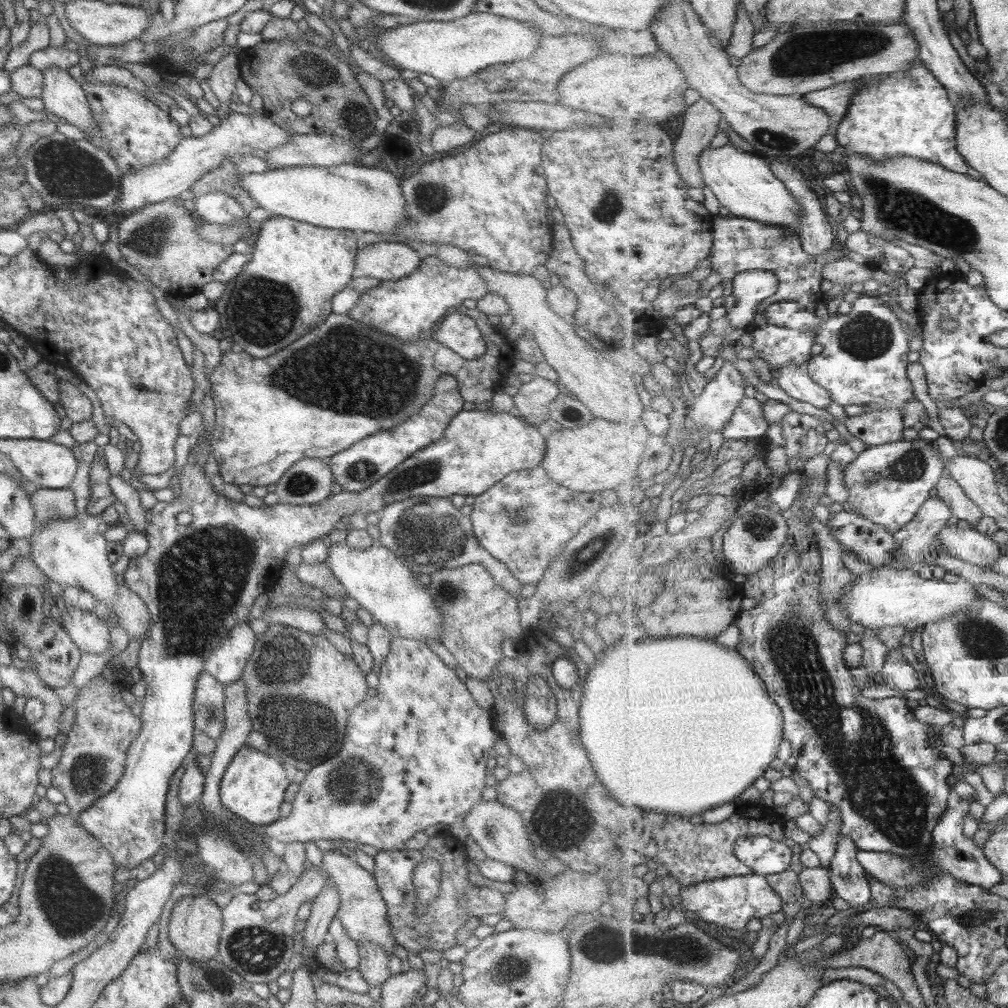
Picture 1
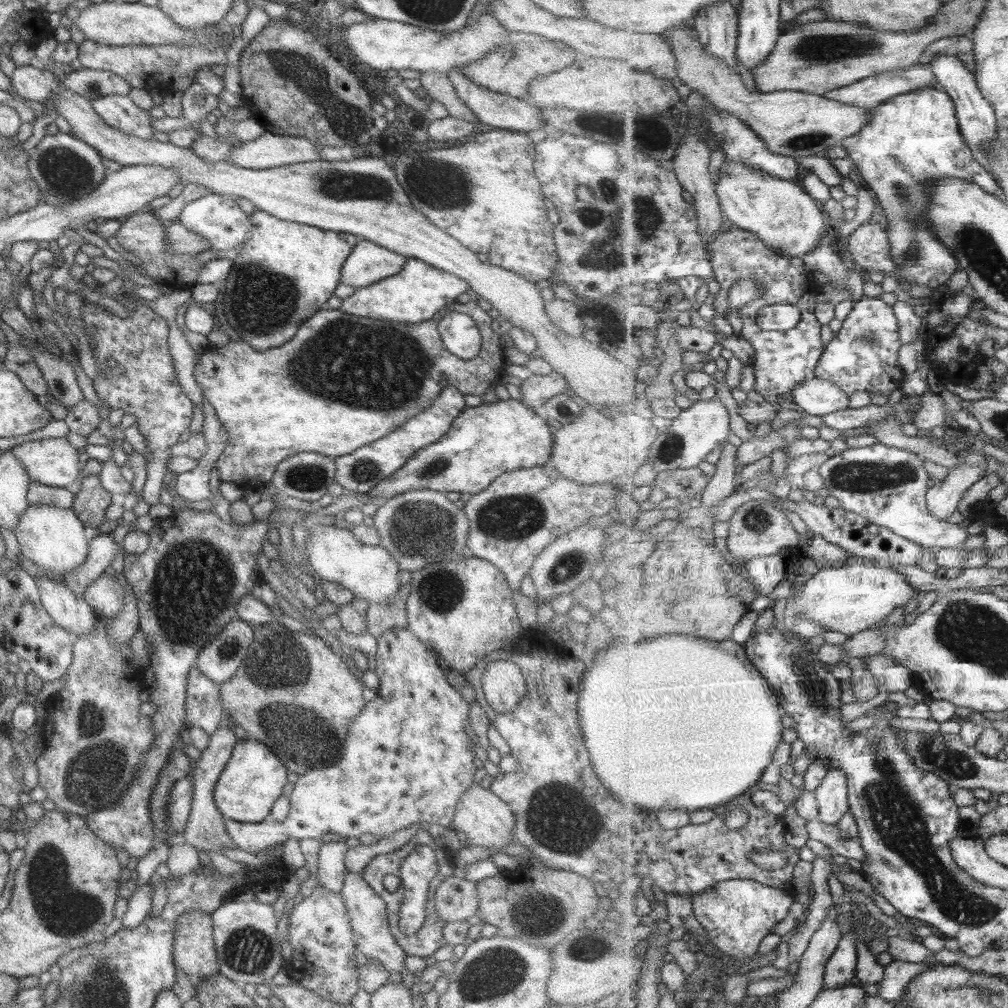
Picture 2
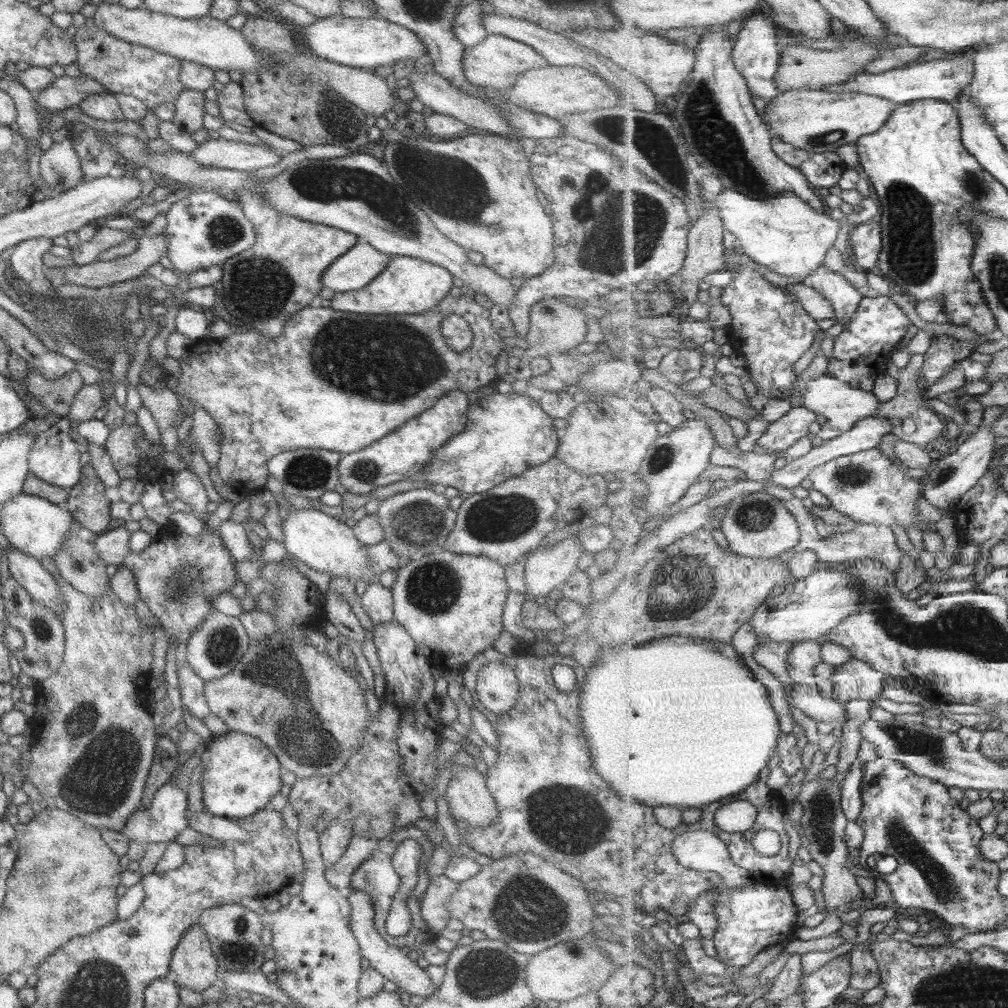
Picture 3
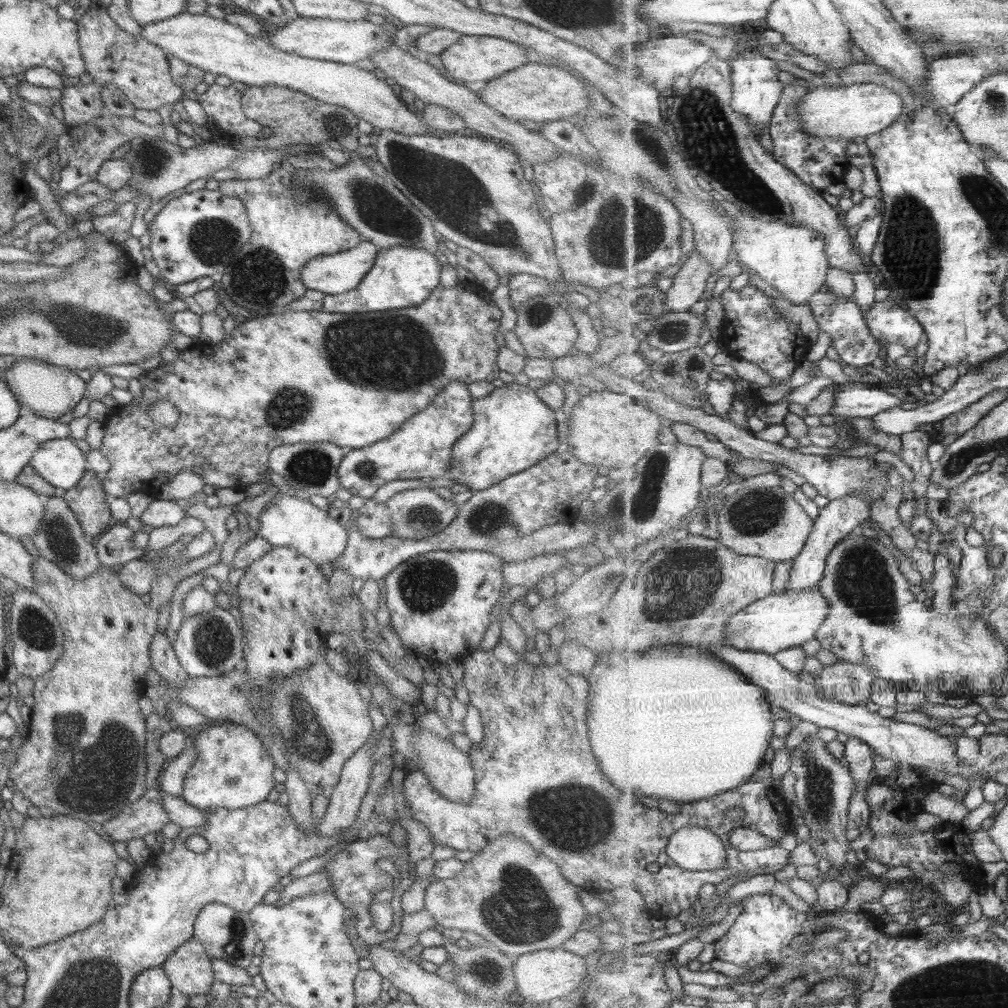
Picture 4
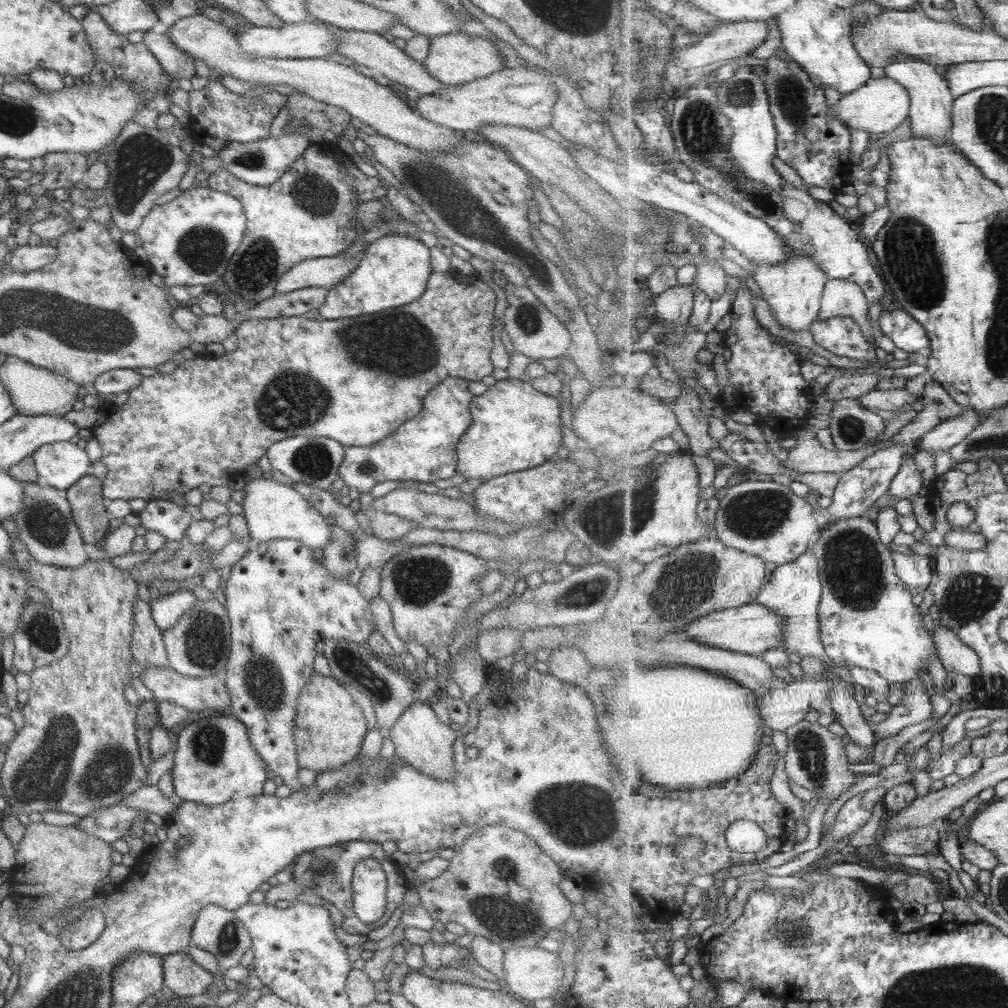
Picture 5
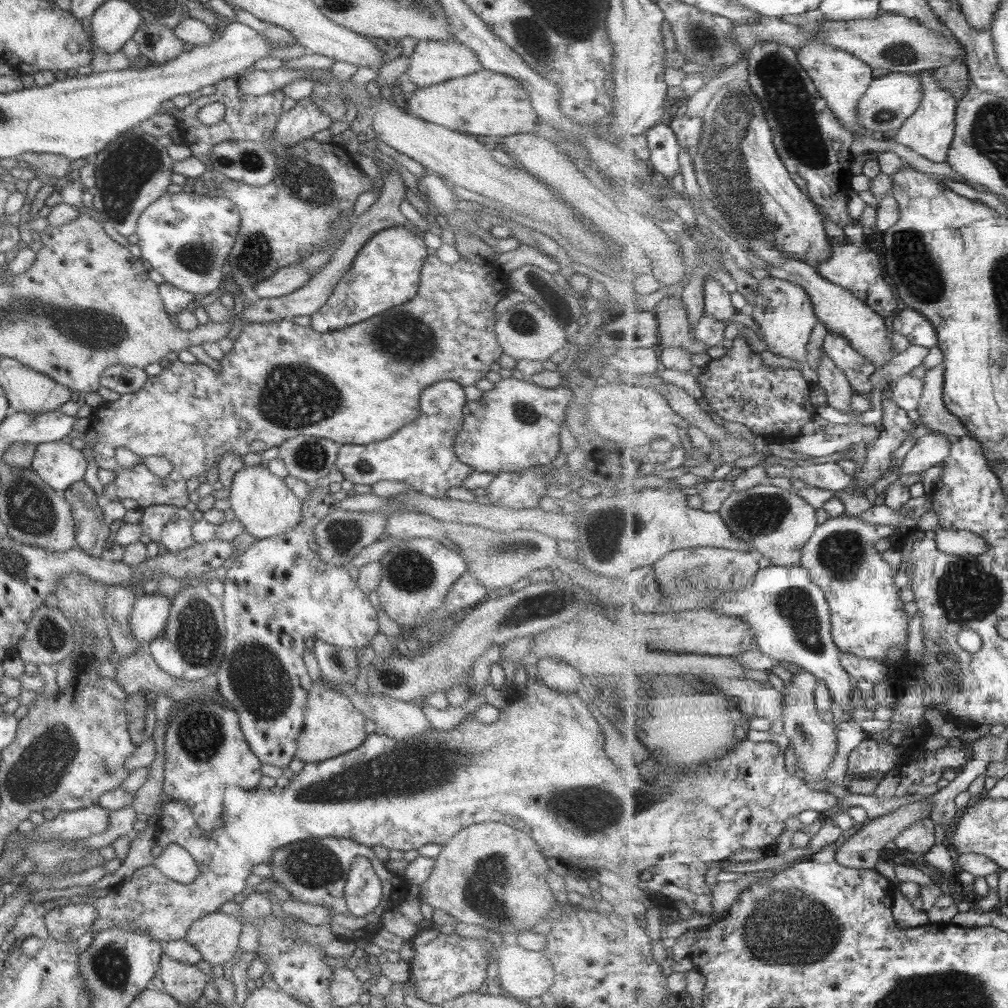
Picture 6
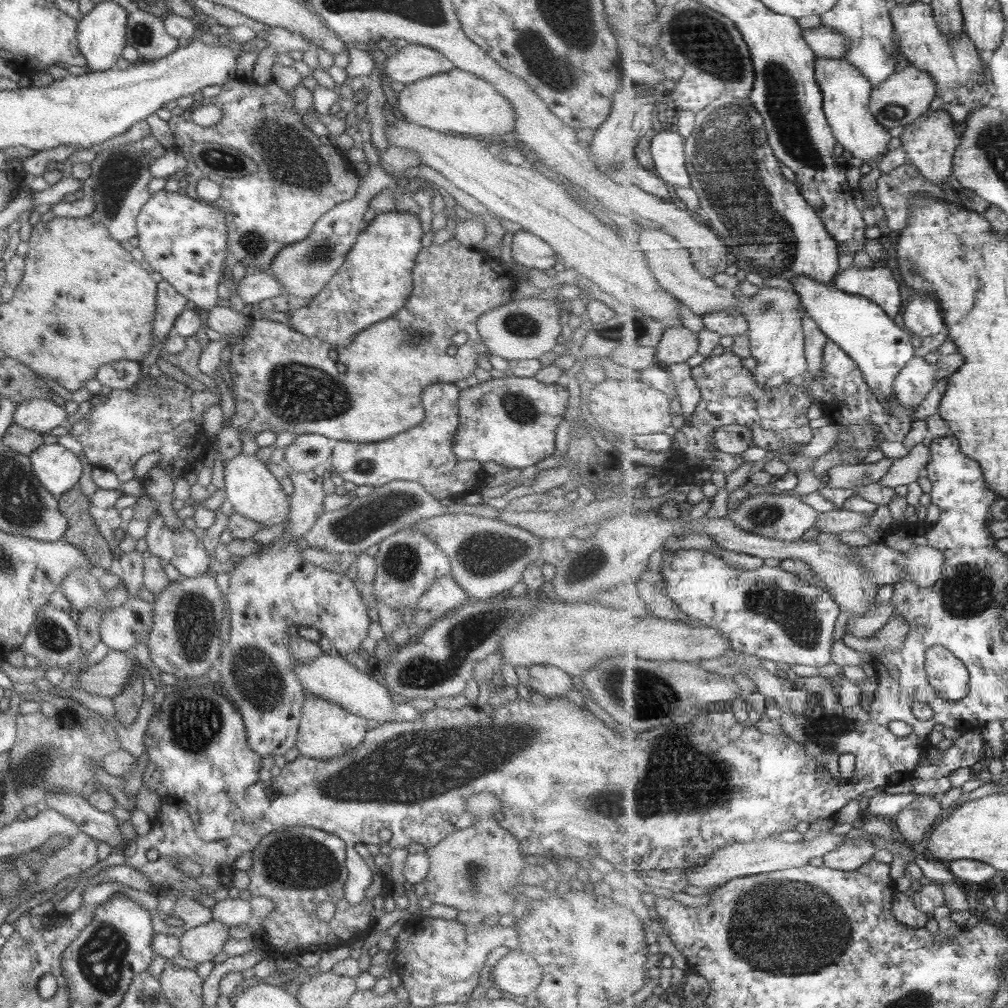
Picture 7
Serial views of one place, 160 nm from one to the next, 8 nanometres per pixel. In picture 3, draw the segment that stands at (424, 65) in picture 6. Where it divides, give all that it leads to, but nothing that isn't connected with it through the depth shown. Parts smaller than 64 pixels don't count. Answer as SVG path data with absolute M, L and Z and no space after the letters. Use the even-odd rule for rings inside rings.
M486 34L479 44L463 49L462 71L465 80L474 87L481 86L481 88L498 90L501 94L511 88L522 72L546 65L545 59L530 46L498 34Z

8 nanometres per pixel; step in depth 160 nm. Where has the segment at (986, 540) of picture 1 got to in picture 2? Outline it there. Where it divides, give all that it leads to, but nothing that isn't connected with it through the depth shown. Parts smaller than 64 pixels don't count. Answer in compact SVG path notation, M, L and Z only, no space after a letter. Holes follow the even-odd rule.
M875 443L860 448L848 448L840 455L831 456L820 467L824 486L840 503L840 507L859 513L871 522L890 528L904 539L922 547L962 548L969 540L969 532L963 526L939 520L929 512L928 492L931 476L923 458L905 449Z

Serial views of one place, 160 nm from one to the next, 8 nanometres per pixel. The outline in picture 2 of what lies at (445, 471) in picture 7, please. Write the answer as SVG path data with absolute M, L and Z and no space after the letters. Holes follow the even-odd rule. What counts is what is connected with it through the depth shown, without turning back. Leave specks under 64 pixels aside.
M445 385L427 408L408 418L400 427L380 439L334 459L334 482L345 490L365 495L382 478L395 472L416 450L439 440L449 430L452 420L465 407L463 395L454 386Z

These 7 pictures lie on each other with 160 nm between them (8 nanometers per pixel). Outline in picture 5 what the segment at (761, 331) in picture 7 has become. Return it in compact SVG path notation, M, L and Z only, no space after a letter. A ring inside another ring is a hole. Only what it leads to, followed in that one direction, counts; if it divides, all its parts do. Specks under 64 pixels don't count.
M787 245L787 260L765 266L756 264L754 280L781 326L794 331L810 330L820 318L820 308L829 278L828 273L813 258Z

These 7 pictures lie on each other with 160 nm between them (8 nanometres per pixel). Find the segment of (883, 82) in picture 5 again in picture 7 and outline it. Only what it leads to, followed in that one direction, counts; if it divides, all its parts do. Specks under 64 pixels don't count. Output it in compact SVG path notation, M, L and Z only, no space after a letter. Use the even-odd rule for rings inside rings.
M909 64L901 71L894 72L884 83L873 88L870 108L873 116L876 116L885 128L907 127L930 110L936 92L936 80L933 80L931 73Z

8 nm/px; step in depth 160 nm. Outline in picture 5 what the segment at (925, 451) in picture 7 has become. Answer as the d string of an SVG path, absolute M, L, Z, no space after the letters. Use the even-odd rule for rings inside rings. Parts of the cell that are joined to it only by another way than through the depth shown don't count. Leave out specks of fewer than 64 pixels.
M969 409L961 416L951 417L937 425L931 432L919 440L916 448L926 450L933 454L939 450L948 451L950 448L963 442L981 422L980 412Z

